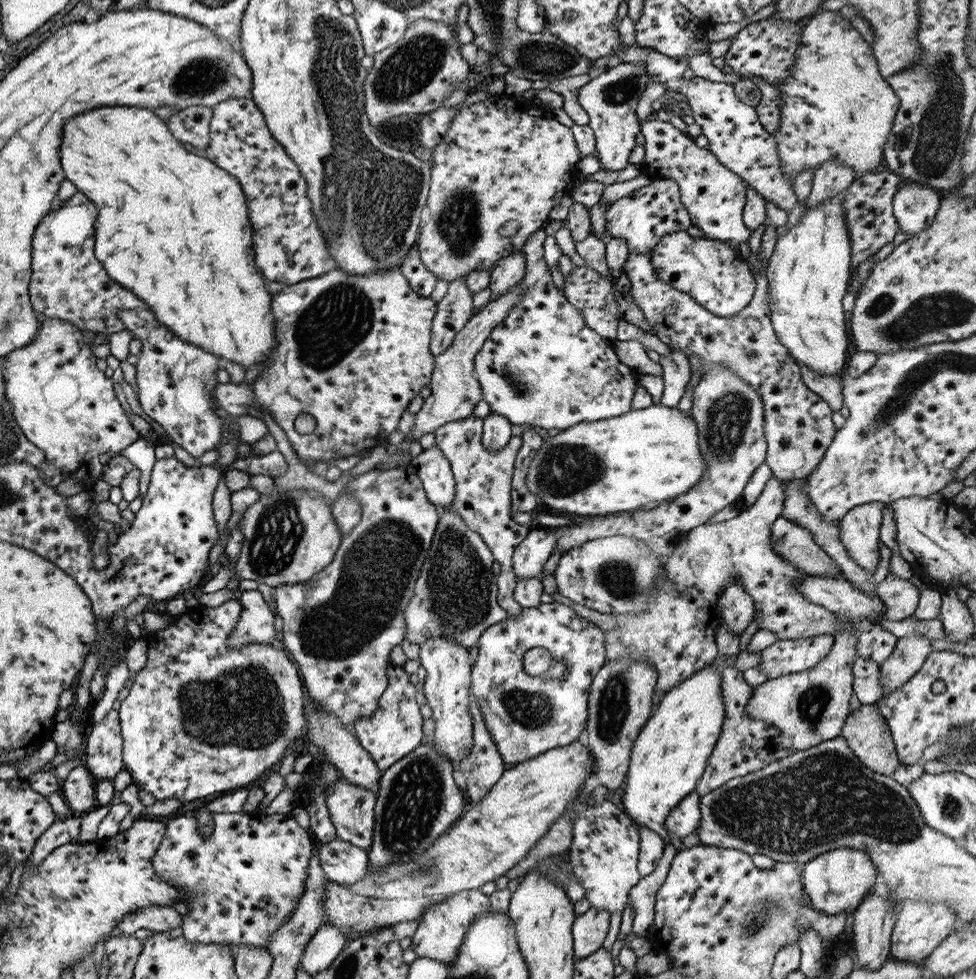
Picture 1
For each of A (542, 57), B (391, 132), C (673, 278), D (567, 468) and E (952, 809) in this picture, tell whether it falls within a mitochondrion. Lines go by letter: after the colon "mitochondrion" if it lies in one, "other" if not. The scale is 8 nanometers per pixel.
A: mitochondrion
B: mitochondrion
C: other
D: mitochondrion
E: mitochondrion

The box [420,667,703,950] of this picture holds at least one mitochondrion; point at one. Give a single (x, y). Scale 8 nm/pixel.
(533, 711)

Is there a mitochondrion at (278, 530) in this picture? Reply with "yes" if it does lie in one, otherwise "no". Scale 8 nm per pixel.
yes

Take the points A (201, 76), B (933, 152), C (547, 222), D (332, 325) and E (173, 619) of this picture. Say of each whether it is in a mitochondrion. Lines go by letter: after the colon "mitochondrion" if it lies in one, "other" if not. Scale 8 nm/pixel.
A: mitochondrion
B: mitochondrion
C: other
D: mitochondrion
E: other

